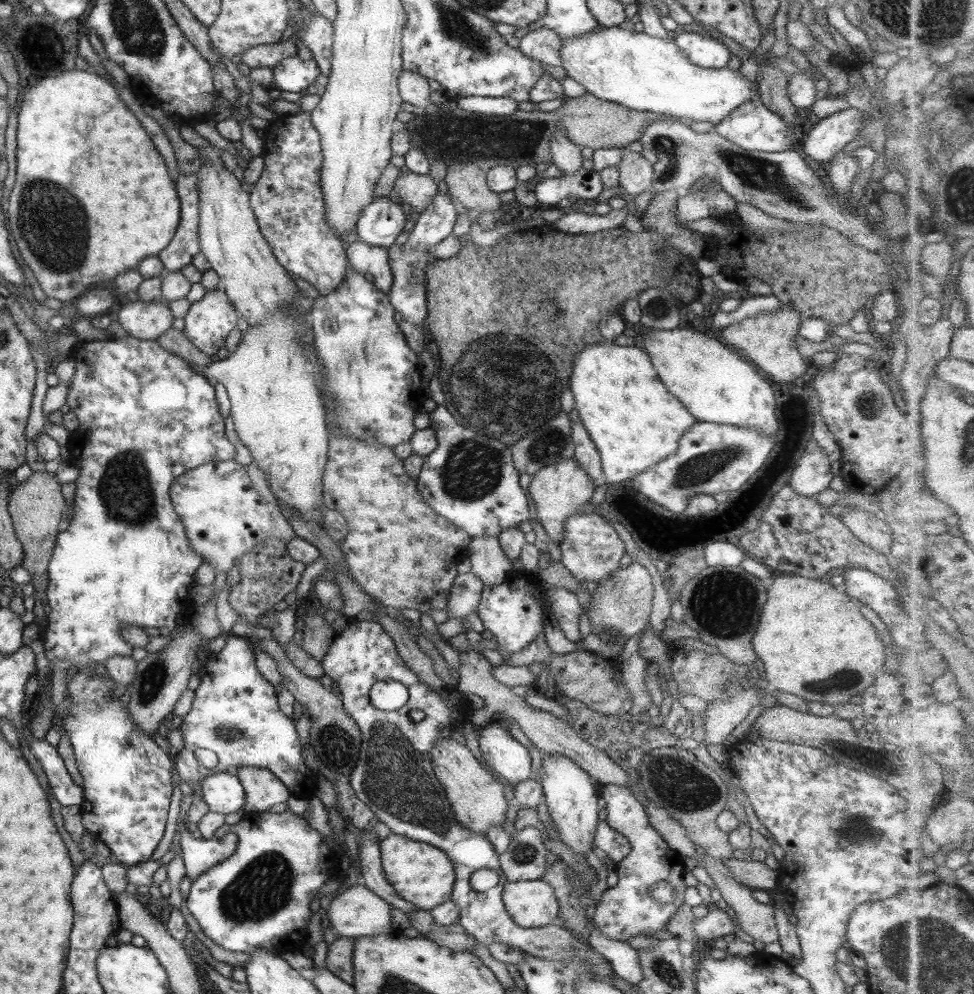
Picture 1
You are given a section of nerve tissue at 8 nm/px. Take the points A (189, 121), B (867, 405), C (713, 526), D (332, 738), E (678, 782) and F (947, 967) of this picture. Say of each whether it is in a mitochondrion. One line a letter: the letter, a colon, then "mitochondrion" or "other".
A: other
B: mitochondrion
C: other
D: mitochondrion
E: mitochondrion
F: mitochondrion

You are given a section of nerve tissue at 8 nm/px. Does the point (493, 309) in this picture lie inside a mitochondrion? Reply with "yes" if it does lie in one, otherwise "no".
no

